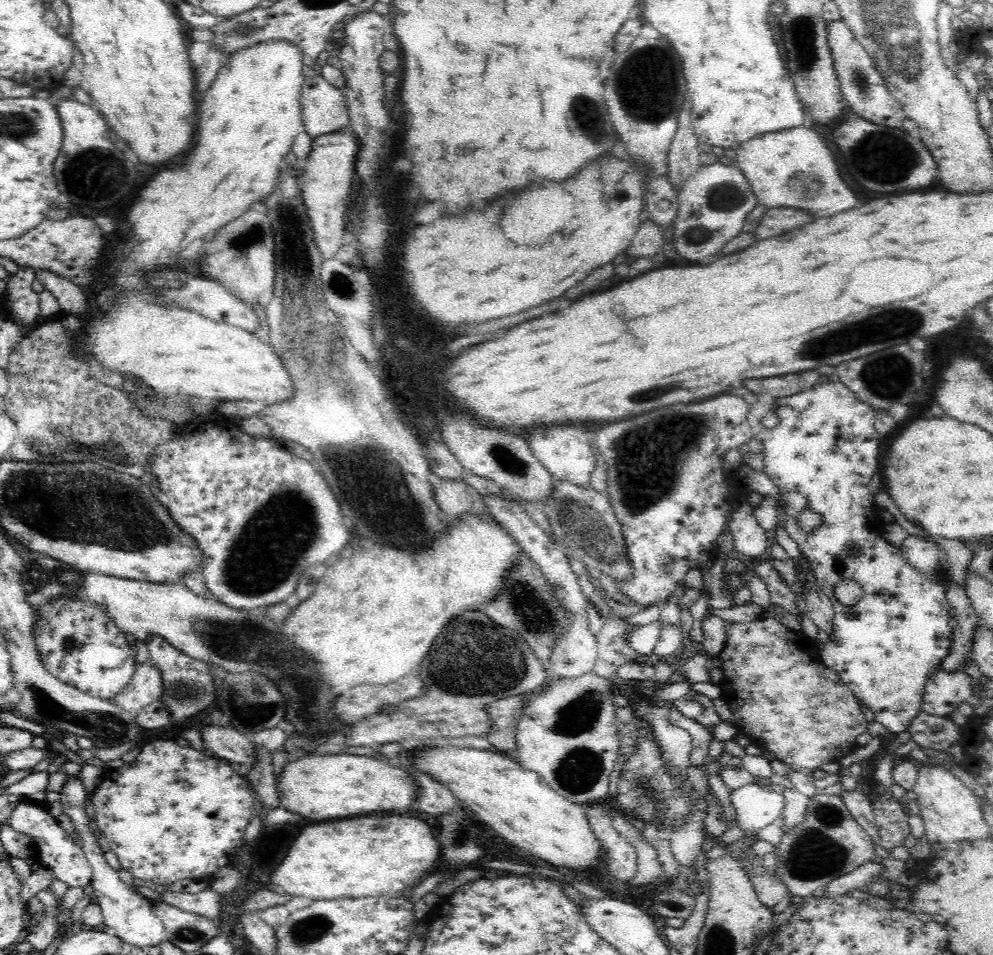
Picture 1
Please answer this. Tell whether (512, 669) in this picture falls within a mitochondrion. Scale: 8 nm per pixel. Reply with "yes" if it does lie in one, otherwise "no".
yes

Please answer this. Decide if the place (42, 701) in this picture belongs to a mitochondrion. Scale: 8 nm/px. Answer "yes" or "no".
yes

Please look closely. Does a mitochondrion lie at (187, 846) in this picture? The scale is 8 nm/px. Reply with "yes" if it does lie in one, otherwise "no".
no

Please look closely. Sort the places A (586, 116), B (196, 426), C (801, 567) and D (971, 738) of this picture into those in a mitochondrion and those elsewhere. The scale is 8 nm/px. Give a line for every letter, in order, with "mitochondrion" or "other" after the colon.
A: mitochondrion
B: other
C: other
D: other

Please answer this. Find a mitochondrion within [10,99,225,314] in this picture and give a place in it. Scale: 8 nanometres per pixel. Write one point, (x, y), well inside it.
(84, 153)

